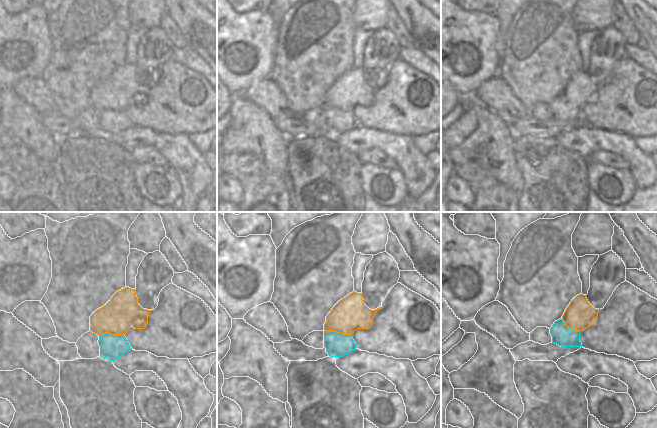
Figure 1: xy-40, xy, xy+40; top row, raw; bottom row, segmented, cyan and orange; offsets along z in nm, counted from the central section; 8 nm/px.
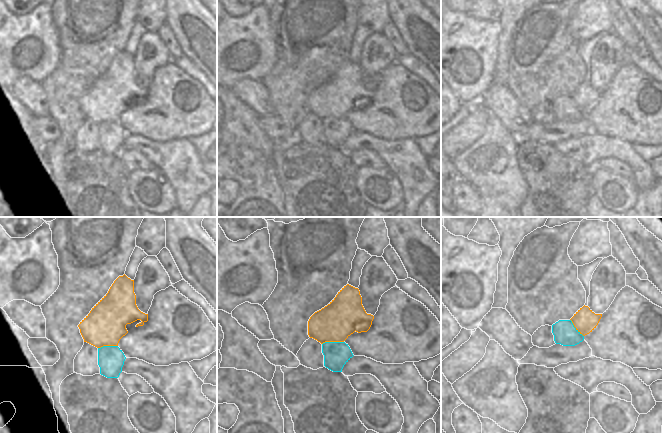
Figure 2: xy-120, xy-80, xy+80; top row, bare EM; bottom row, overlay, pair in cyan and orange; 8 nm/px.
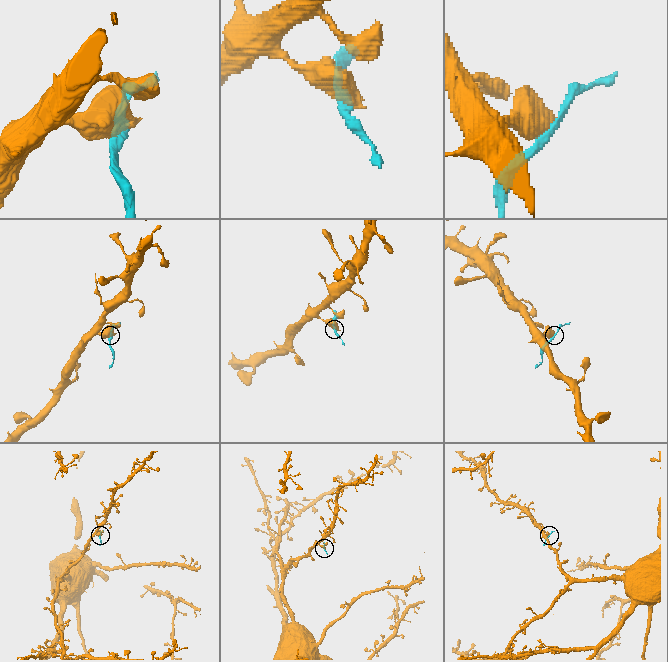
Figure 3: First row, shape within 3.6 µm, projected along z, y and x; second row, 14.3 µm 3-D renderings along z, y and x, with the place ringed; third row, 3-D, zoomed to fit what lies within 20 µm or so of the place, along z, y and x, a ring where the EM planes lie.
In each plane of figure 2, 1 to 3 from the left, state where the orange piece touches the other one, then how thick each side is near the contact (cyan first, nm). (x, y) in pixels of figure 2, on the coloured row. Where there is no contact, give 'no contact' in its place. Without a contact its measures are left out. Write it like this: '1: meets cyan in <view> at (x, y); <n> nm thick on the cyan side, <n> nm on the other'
1: meets cyan in xy-120 at (107, 346); 220 nm thick on the cyan side, 320 nm on the other
2: meets cyan in xy-80 at (332, 342); 200 nm thick on the cyan side, 300 nm on the other
3: meets cyan in xy+80 at (575, 328); 180 nm thick on the cyan side, 180 nm on the other

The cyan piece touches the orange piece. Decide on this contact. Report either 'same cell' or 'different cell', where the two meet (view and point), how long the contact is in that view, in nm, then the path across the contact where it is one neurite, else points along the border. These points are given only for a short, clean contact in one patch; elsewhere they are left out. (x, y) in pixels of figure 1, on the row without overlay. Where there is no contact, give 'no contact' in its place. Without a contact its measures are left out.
different cell; contact xy (338, 109); length 220 nm

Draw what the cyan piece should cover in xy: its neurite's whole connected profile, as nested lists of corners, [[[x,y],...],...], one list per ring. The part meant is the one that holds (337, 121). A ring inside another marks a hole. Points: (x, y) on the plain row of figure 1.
[[[324,107],[324,123],[330,133],[343,133],[356,126],[352,111],[343,111],[335,107]]]

